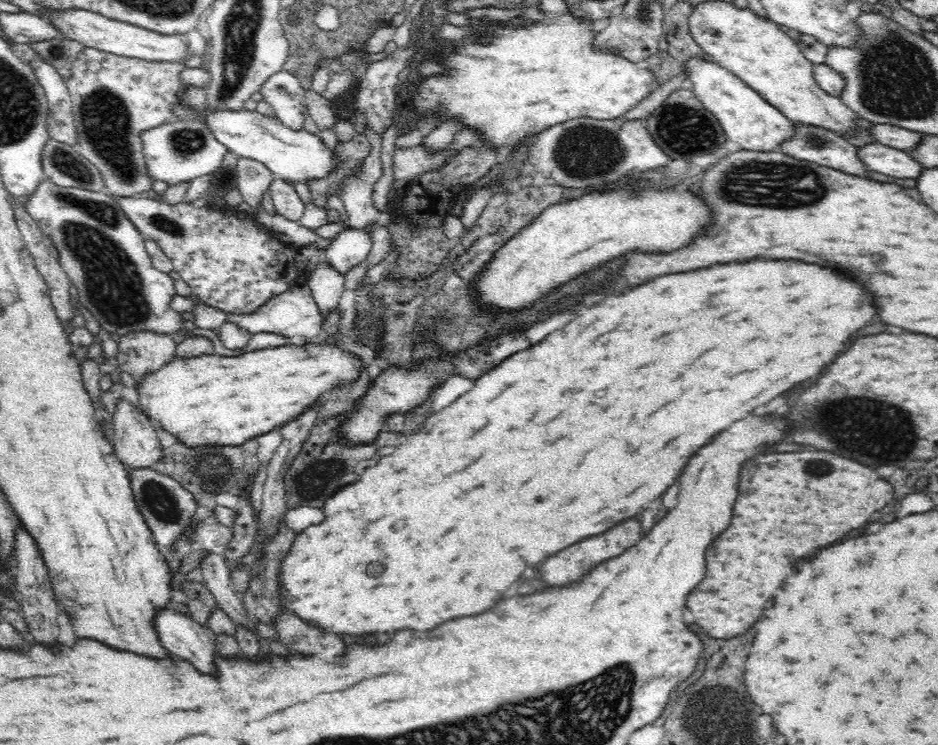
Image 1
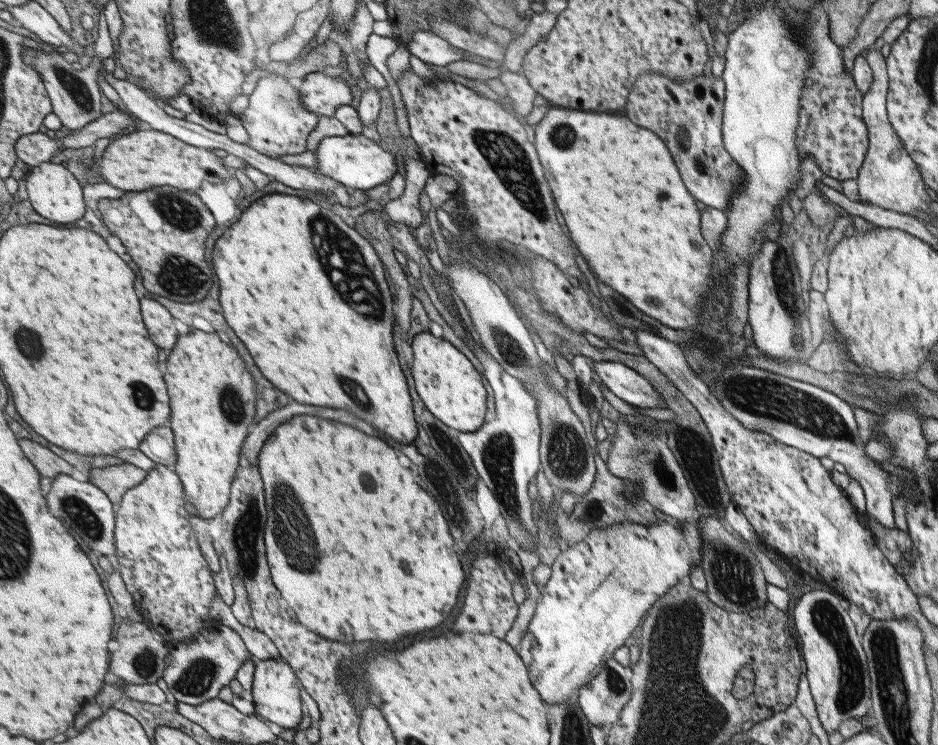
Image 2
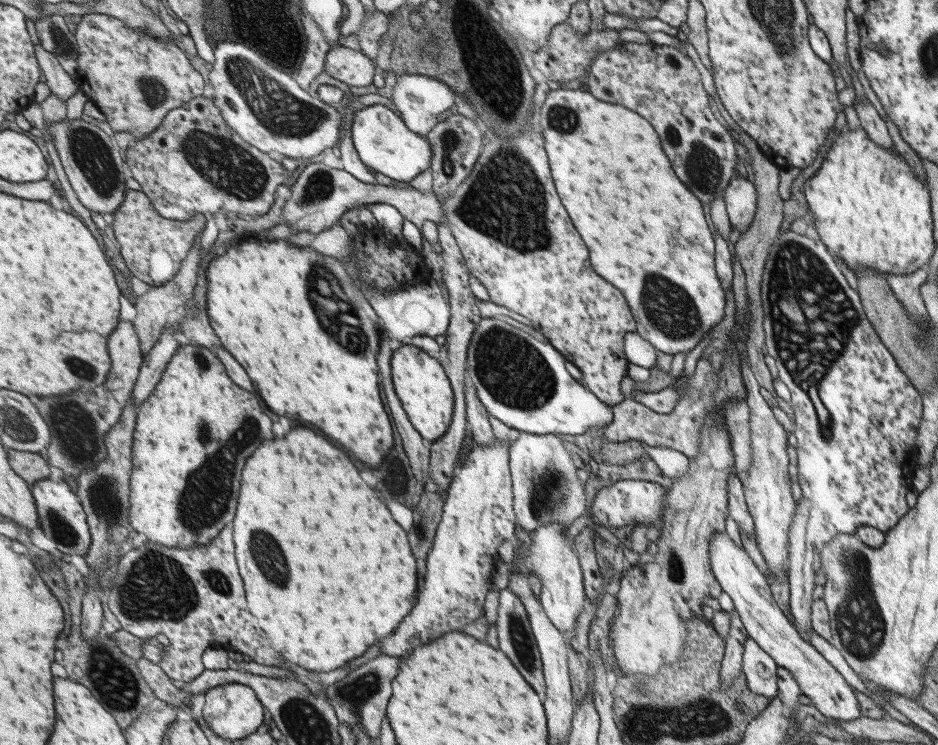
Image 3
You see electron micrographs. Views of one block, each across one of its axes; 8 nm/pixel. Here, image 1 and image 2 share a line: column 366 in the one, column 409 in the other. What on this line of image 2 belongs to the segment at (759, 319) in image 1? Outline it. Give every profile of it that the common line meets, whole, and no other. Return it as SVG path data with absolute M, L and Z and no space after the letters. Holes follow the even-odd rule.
M295 416L287 424L283 424L265 444L261 452L261 472L267 488L267 506L269 506L269 524L266 528L267 560L271 566L271 576L278 590L289 600L293 612L297 614L299 622L307 626L311 632L331 640L397 640L401 634L423 632L429 628L439 626L447 614L453 610L459 590L465 582L465 576L459 566L459 558L453 550L453 540L449 536L447 522L439 510L435 498L419 488L419 476L413 474L409 468L399 466L393 448L389 448L383 440L367 436L347 424L337 420L327 420L319 416Z

